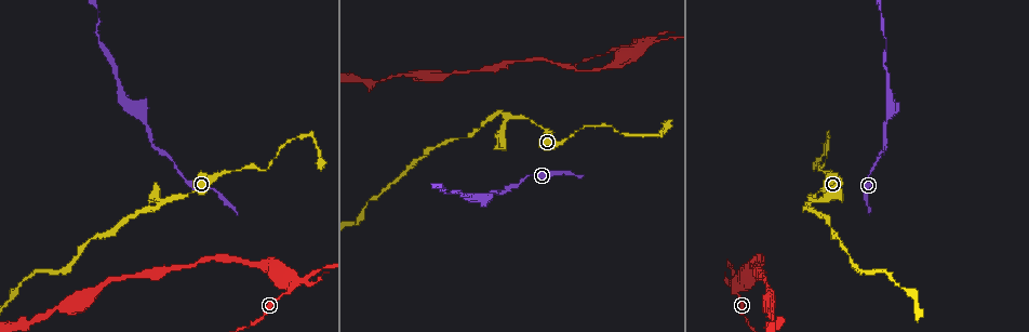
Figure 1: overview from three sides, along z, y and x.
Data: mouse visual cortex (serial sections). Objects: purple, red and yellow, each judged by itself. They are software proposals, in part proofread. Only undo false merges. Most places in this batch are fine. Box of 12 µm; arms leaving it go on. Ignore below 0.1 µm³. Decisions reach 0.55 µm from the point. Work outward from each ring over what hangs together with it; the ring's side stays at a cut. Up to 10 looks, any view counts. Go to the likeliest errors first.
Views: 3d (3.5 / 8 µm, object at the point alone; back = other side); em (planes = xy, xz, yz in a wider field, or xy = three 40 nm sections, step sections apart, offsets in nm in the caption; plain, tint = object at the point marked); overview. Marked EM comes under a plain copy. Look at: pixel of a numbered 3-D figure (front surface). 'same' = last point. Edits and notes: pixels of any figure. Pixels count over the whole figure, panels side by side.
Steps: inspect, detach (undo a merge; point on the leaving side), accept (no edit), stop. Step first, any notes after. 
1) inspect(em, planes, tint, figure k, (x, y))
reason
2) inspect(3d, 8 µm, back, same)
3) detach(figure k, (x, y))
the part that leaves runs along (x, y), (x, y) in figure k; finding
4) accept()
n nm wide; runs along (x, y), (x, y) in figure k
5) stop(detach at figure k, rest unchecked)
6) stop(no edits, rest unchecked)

inspect(3d, 3.5 µm, figure 1, (637, 46))
branch point

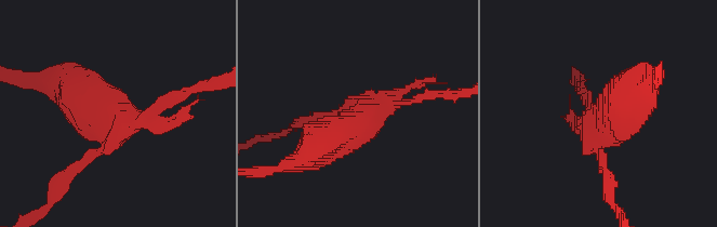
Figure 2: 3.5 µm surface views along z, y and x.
inspect(em, xy, step 3, tint, figure 2, (115, 123))
shape alone is not enough

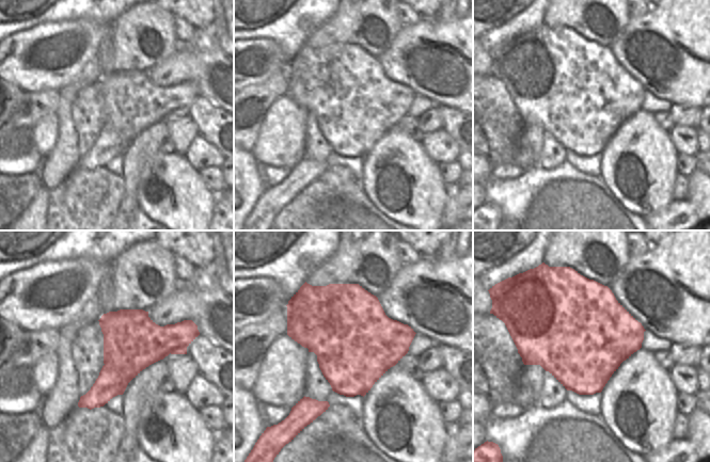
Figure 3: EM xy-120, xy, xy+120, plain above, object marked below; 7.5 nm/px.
detach(figure 2, (363, 139))
the part that leaves runs along (358, 110), (345, 133), (289, 163) in figure 2; a second cell is stuck on

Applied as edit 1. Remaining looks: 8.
inspect(3d, 8 µm, back, figure 1, (516, 115))
three-way junction

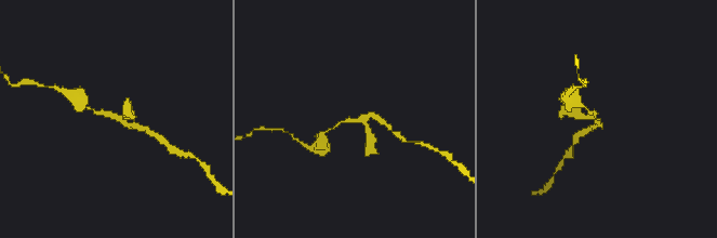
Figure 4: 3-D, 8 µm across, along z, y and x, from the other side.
inspect(3d, 3.5 µm, back, figure 4, (353, 120))

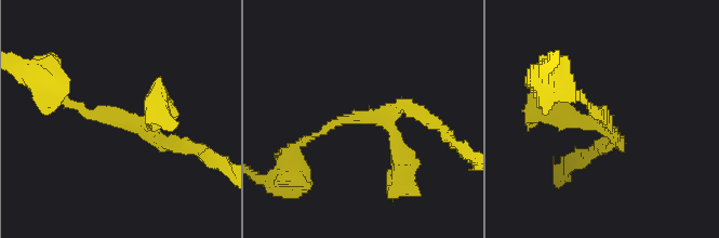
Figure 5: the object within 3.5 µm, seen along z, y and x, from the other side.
inspect(em, xy, step 5, tint, figure 5, (606, 121))
3 arms; arms of 100, 200, 200 nm

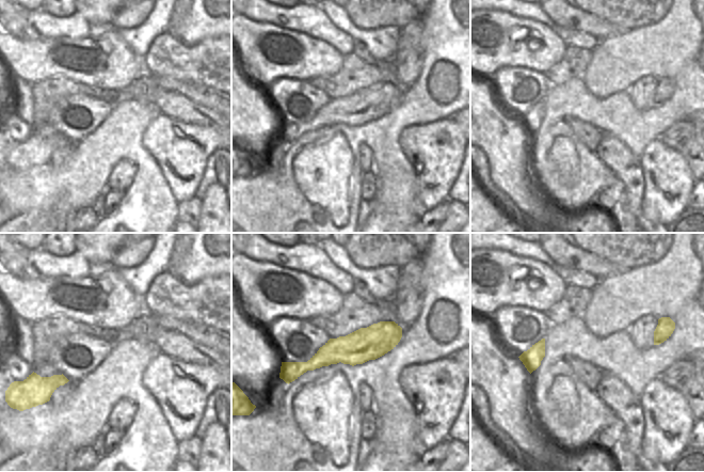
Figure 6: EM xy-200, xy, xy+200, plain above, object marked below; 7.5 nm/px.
accept()
runs along (62, 96), (89, 117), (185, 146) in figure 5; continuous, no second cell

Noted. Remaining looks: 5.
inspect(3d, 8 µm, figure 1, (236, 170))
a narrow waist

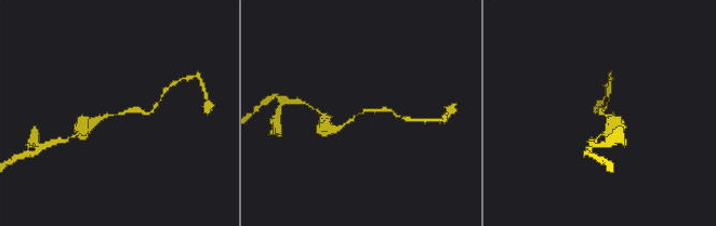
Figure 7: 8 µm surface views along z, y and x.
inspect(3d, 3.5 µm, figure 7, (119, 115))
zoom in

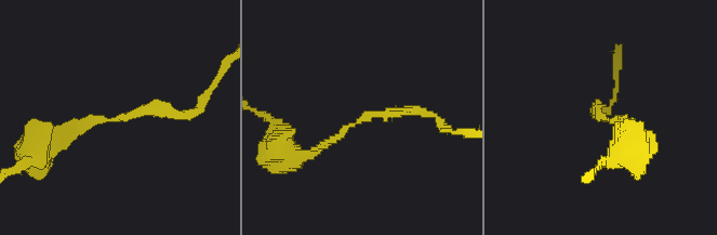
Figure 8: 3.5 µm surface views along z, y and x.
inspect(em, xy, step 3, tint, figure 8, (359, 123))
need the tissue

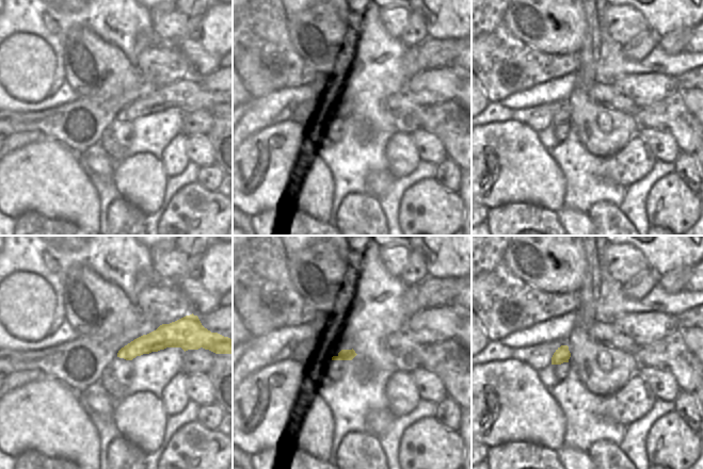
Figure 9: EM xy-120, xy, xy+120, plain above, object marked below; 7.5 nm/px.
accept()
runs along (297, 156), (368, 115), (427, 115) in figure 8; one cell here

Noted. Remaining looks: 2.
inspect(3d, 3.5 µm, figure 1, (118, 89))
calibre changes

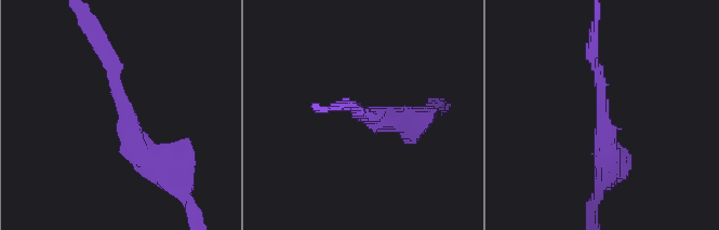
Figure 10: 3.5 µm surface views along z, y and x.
inspect(em, xy, step 5, tint, figure 10, (367, 116))
arms of 150, 400 nm

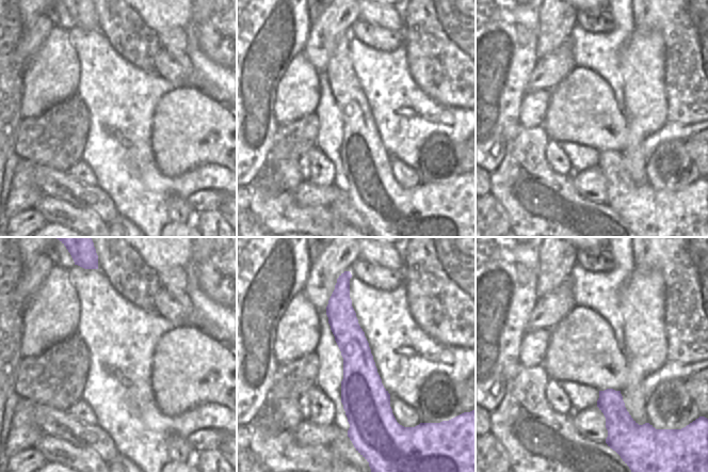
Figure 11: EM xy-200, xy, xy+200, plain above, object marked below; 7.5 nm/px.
accept()
runs along (342, 287), (365, 427) in figure 11; all the same cell

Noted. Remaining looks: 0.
stop(detach at figure 2, rest unchecked)

